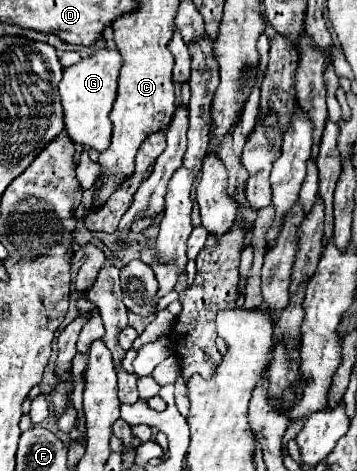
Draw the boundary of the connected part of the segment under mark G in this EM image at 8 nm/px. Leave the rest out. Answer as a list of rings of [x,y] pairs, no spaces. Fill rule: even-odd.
[[[101,48],[93,56],[79,60],[77,64],[63,70],[63,80],[59,82],[59,94],[65,108],[65,128],[73,142],[85,144],[97,152],[103,152],[111,144],[113,124],[109,114],[117,96],[117,78],[123,66],[123,58],[117,50]]]

